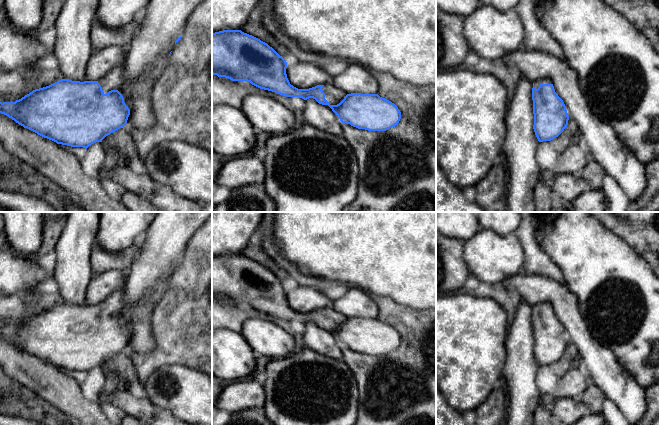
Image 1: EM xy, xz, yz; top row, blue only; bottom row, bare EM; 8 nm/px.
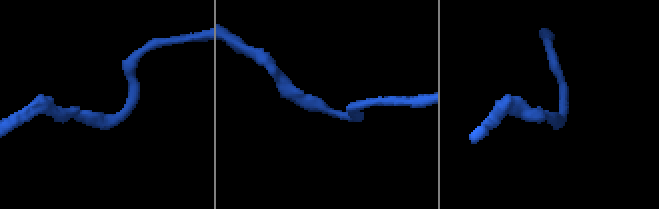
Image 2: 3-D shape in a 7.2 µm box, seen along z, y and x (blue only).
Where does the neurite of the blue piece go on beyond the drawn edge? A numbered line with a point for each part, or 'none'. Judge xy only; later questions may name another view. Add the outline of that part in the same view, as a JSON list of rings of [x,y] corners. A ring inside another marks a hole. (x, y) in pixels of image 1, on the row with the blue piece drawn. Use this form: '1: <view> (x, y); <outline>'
1: xy (111, 81); [[[129,46],[125,47],[124,49],[125,49],[124,62],[118,67],[113,68],[103,78],[98,80],[98,83],[101,85],[104,94],[108,93],[111,90],[117,90],[124,81],[125,60],[126,60],[126,54],[129,50]]]

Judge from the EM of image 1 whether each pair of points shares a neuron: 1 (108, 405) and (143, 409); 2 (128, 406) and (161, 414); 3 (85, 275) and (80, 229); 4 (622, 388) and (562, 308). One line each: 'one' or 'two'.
1: one
2: one
3: one
4: one

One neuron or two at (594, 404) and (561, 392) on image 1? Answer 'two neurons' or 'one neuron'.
one neuron

